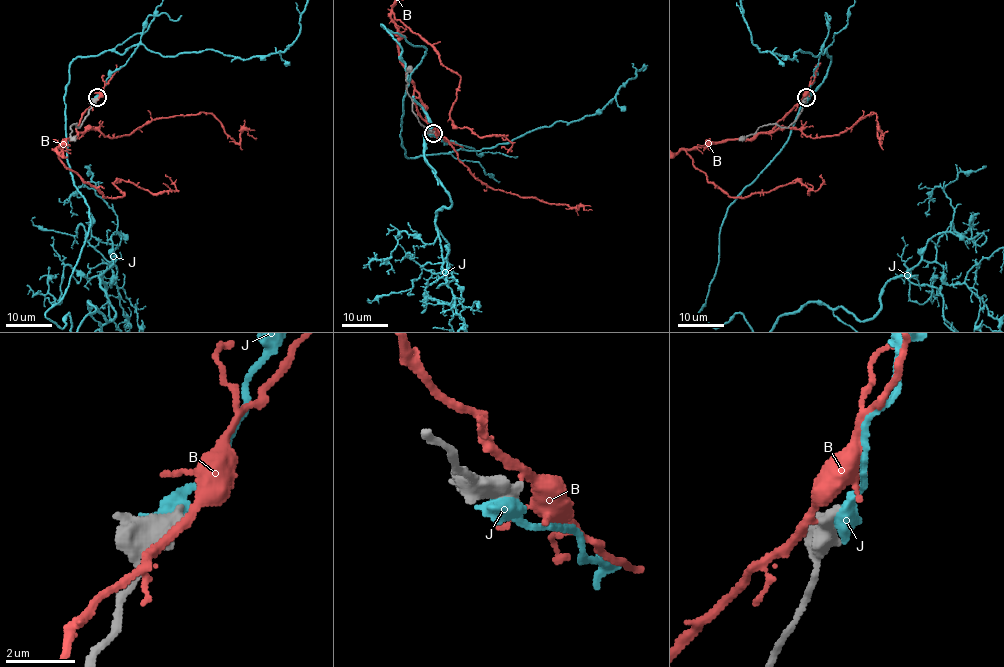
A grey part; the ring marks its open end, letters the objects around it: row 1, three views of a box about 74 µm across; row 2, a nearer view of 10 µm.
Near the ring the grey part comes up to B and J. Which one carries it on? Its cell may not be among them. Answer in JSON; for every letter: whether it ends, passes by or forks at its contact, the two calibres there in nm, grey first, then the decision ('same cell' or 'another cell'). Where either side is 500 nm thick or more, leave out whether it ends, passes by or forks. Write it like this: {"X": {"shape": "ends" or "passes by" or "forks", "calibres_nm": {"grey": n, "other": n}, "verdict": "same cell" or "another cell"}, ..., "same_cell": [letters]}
{"B": {"calibres_nm": {"grey": 550, "other": 260}, "verdict": "another cell"}, "J": {"calibres_nm": {"grey": 650, "other": 650}, "verdict": "another cell"}, "same_cell": []}

